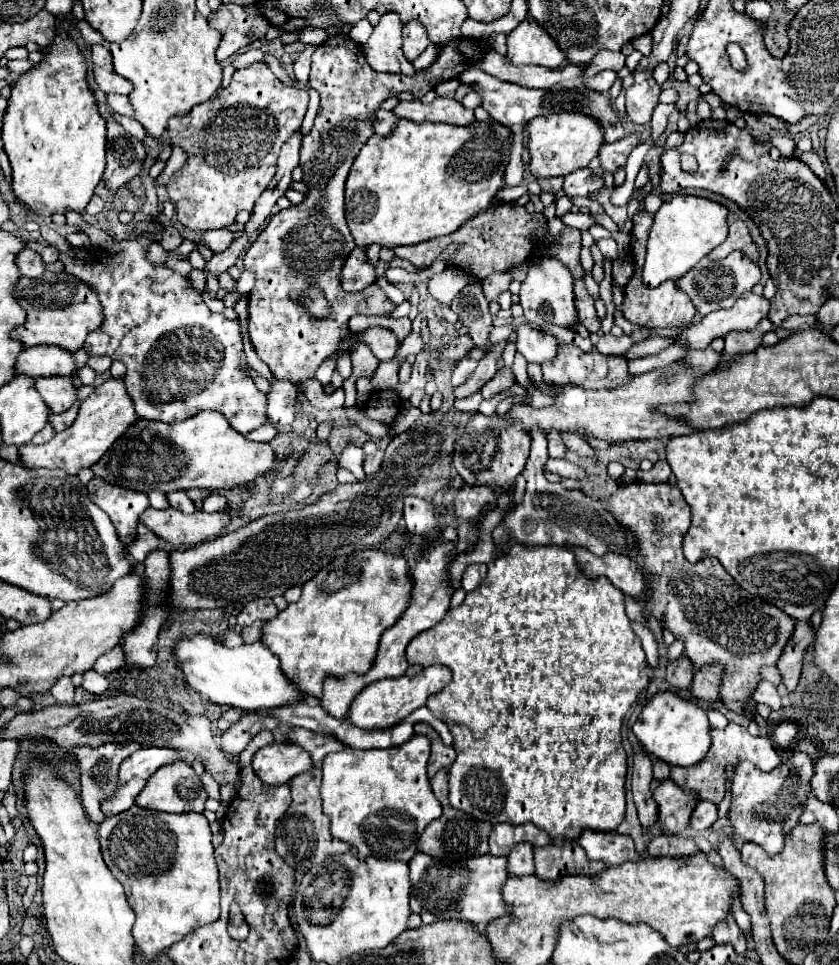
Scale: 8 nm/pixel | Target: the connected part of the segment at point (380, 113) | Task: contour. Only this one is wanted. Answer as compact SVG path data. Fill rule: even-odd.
M378 109L376 111L376 119L374 119L374 133L376 135L388 135L392 131L392 125L396 123L398 117L394 117L390 111Z

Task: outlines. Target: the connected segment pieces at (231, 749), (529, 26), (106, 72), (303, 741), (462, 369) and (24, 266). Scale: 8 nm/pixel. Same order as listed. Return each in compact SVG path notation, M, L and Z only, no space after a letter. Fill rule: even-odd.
M246 713L242 715L242 719L238 723L234 723L230 729L226 729L220 737L222 743L222 751L230 753L230 755L238 755L240 751L246 749L246 745L250 743L250 739L260 733L260 731L274 731L280 725L280 721L276 721L276 717L268 715L268 713Z
M526 17L508 35L508 59L514 65L544 65L550 69L560 67L566 61L560 45L556 45L532 17Z
M94 45L92 47L92 61L94 61L94 77L96 77L96 83L98 83L98 87L102 91L130 95L132 83L124 81L124 77L114 73L114 69L112 69L112 55L110 55L108 47Z
M294 729L288 733L288 737L310 753L314 765L320 765L328 753L340 751L346 747L342 745L342 741L336 741L336 737L328 737L326 733L312 733L308 729Z
M464 359L464 361L460 361L458 365L456 365L456 369L454 369L454 373L452 373L452 387L456 389L456 387L460 387L462 383L466 383L466 379L474 373L474 369L476 369L476 361L472 361L472 359Z
M24 247L24 249L20 251L16 263L18 263L18 269L20 269L20 273L22 273L24 277L40 277L40 275L46 273L46 265L44 265L42 257L36 255L36 253L34 253L32 249L28 249L28 247Z

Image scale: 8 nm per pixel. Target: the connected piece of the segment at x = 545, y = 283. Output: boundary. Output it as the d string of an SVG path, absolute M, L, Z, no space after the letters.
M534 257L528 267L528 275L520 287L520 305L524 315L536 327L542 325L574 325L576 323L576 307L574 307L574 293L572 293L572 273L566 269L562 261L556 257Z

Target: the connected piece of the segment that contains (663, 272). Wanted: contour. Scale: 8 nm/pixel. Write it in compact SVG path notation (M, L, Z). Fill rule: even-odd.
M676 195L670 201L664 201L650 227L642 281L648 287L658 287L662 281L680 279L688 273L702 257L728 237L728 213L730 211L724 205L694 195Z

